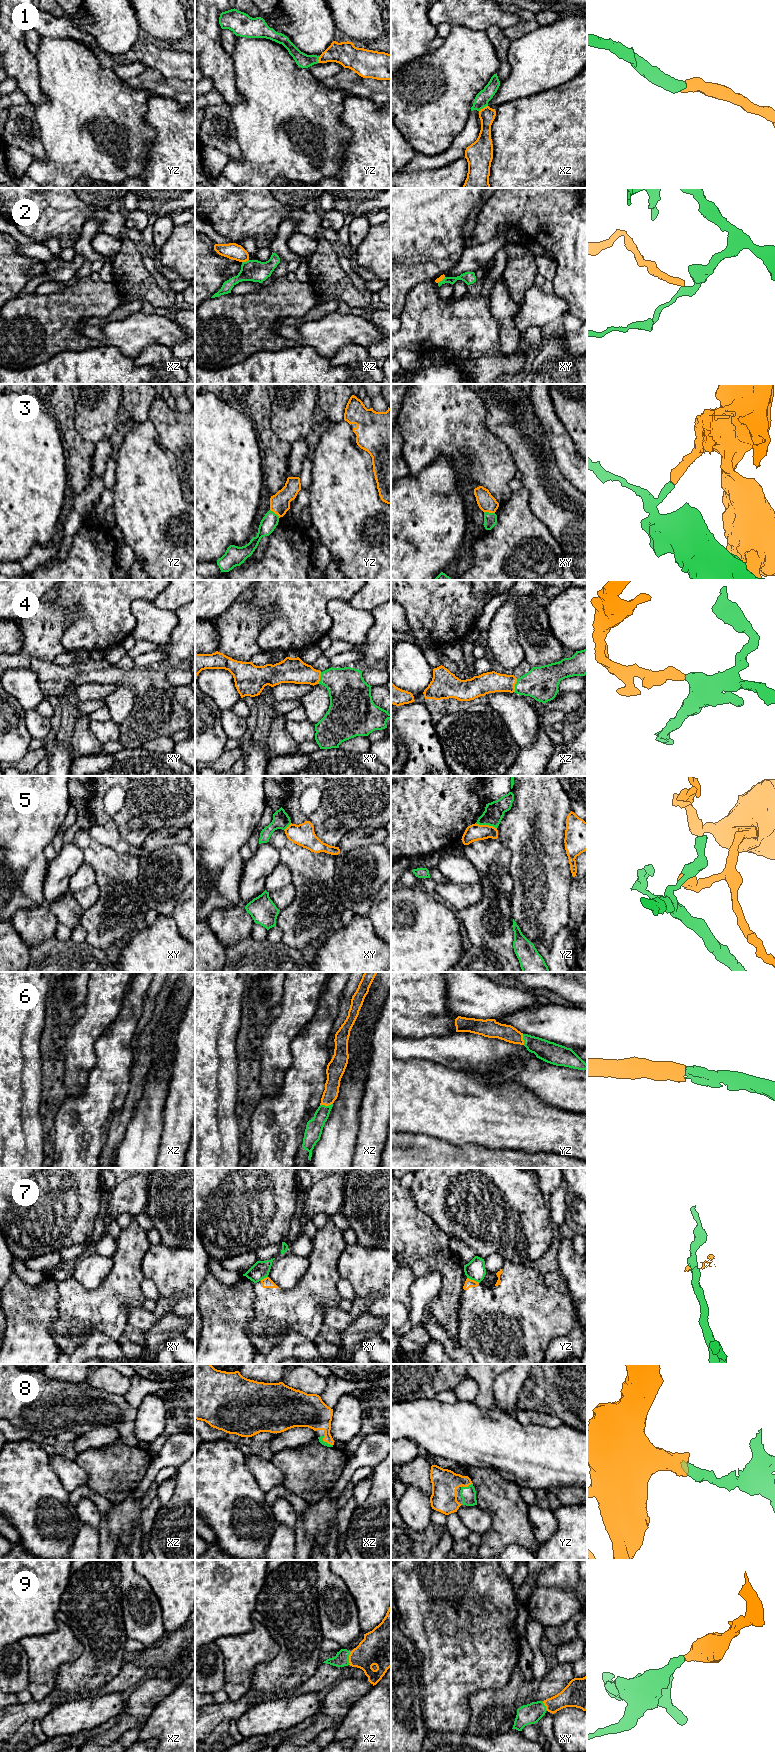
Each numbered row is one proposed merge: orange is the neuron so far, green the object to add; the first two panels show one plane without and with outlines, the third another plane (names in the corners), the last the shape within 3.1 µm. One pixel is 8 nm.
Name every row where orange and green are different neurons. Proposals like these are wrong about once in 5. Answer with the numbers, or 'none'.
2, 3, 5, 7

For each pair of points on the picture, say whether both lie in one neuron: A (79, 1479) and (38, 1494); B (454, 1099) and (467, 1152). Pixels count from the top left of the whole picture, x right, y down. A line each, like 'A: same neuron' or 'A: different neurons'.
A: different neurons
B: different neurons

